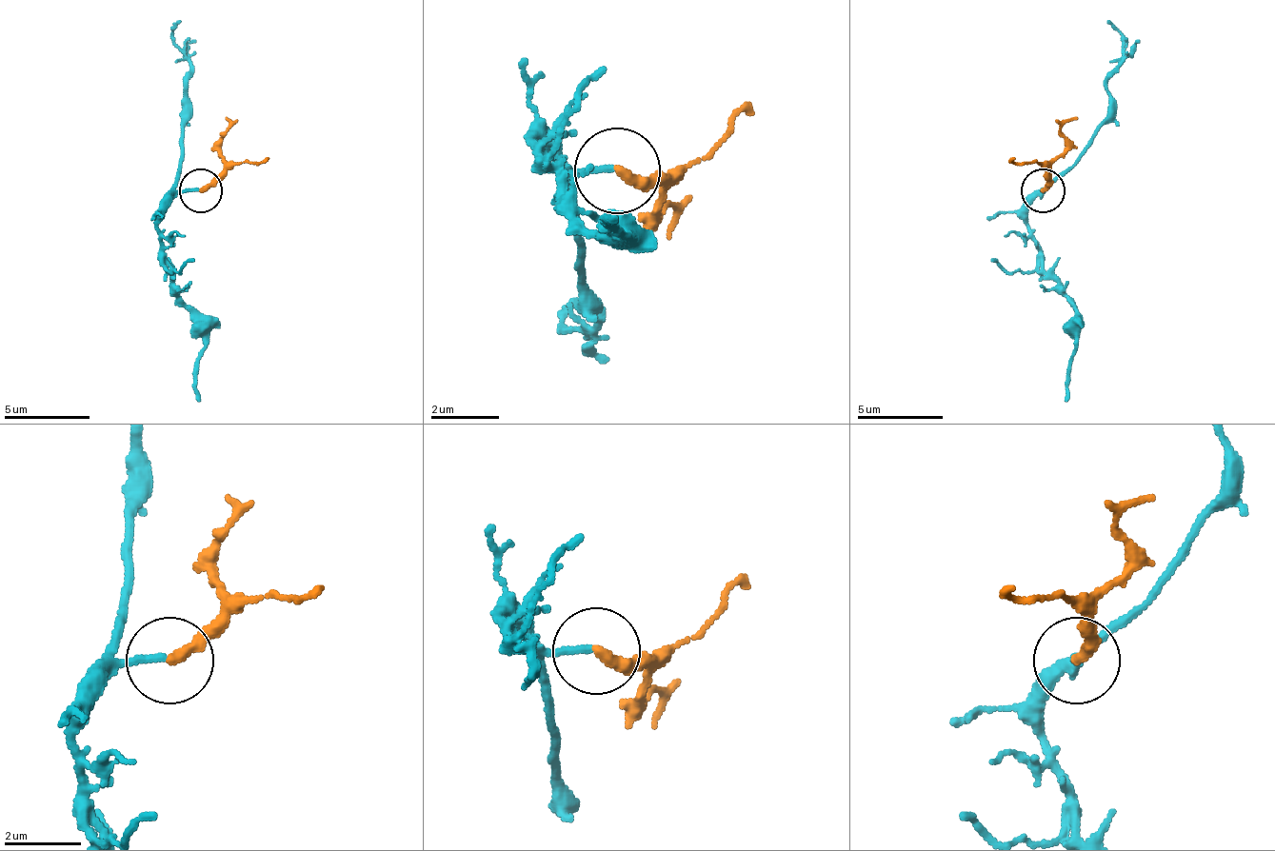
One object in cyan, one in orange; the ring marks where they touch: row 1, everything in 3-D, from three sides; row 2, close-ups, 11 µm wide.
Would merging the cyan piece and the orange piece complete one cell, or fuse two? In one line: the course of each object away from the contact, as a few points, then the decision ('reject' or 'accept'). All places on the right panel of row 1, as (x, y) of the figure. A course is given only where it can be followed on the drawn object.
course cyan (1044, 191), (1031, 205), (1031, 239), (1040, 269), (1074, 307), (1074, 342), (1065, 403); course orange (1044, 191), (1065, 148), (1061, 127), (1078, 118); accept

